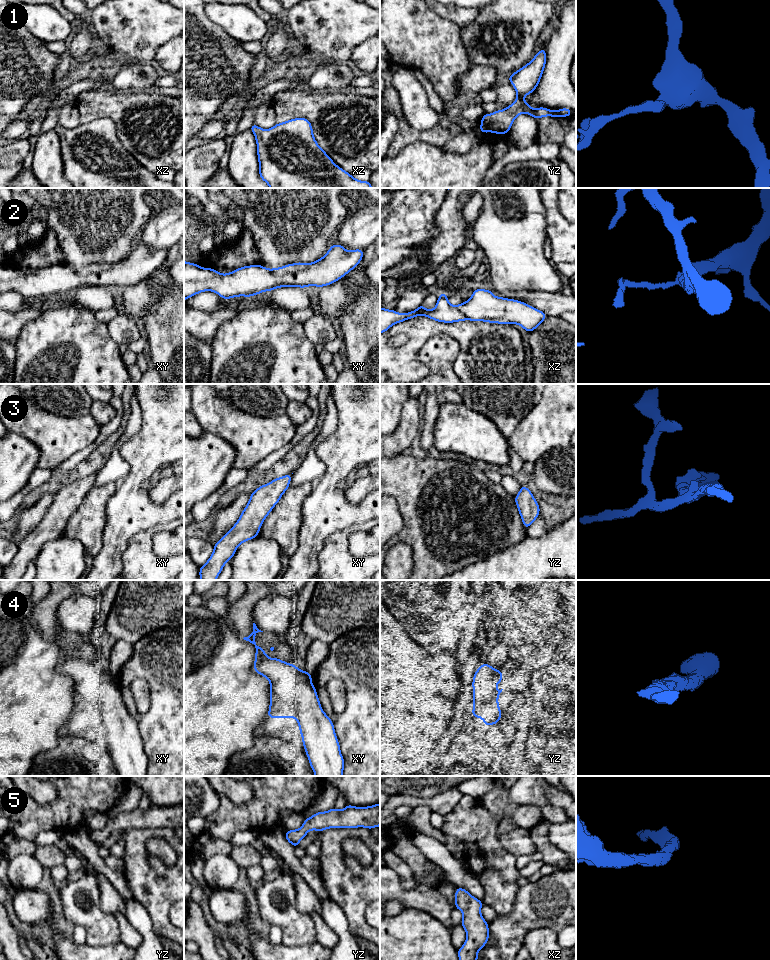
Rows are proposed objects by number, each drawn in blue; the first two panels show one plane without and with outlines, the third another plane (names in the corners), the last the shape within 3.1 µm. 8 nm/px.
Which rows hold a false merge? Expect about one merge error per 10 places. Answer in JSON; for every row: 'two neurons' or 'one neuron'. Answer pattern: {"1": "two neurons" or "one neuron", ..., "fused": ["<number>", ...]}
{"1": "one neuron", "2": "one neuron", "3": "one neuron", "4": "one neuron", "5": "one neuron", "fused": []}

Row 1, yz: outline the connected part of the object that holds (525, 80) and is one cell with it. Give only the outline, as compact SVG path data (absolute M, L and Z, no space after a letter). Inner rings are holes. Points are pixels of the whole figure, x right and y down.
M543 48L536 53L535 57L528 64L507 77L516 90L517 99L503 110L497 110L491 114L484 114L479 128L482 133L493 132L496 134L507 134L509 133L515 118L522 113L529 114L535 119L546 116L571 116L572 111L569 108L549 110L544 107L538 107L537 109L533 109L523 100L524 96L529 95L537 88L545 64L546 49Z

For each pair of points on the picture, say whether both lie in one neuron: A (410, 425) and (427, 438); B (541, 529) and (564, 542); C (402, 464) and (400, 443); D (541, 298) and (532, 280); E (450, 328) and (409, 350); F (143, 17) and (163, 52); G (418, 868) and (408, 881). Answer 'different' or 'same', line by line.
A: different
B: different
C: different
D: different
E: same
F: different
G: different

